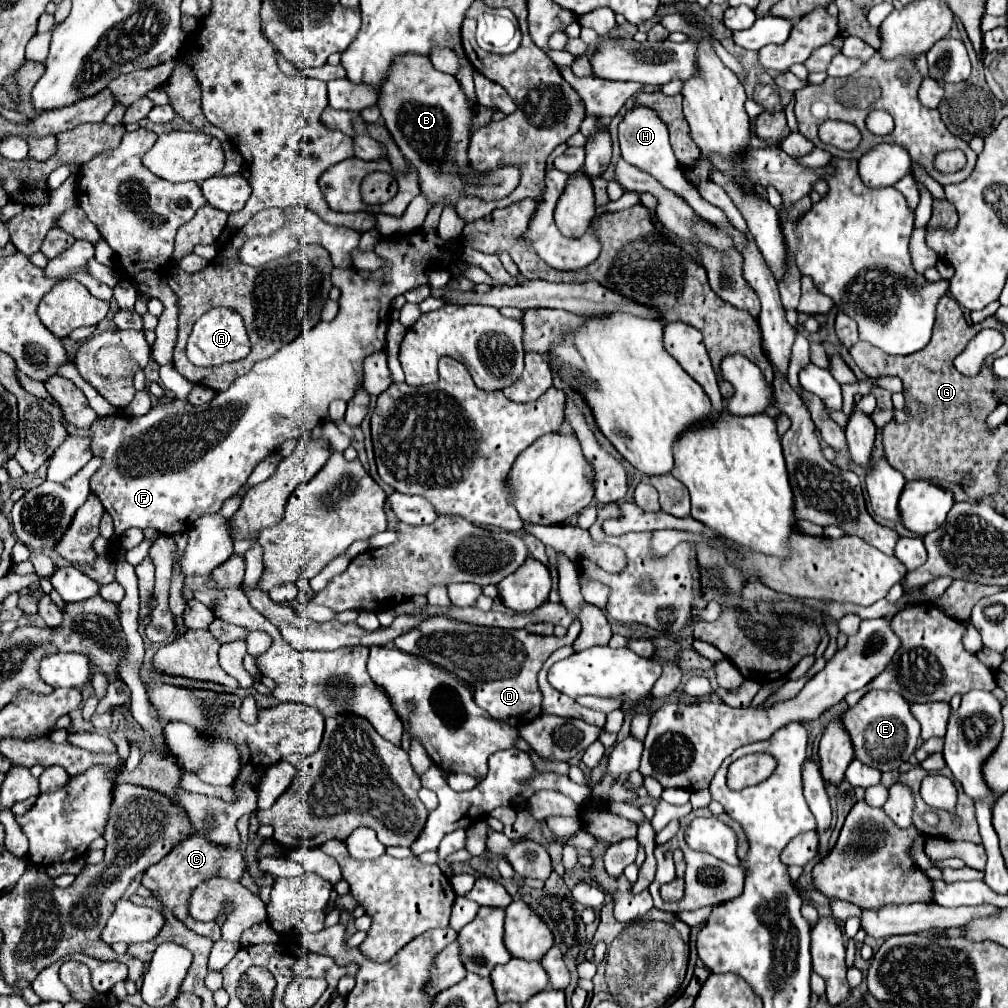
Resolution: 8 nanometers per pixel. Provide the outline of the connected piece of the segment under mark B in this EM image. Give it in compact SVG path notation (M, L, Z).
M410 53L410 55L398 55L392 61L388 69L388 77L384 79L382 85L384 87L380 87L378 107L382 111L384 125L390 131L396 145L400 147L404 159L414 163L414 167L418 169L420 189L422 193L426 193L428 199L434 199L434 203L438 203L440 199L446 199L444 203L450 205L458 201L460 193L468 193L468 195L478 195L486 201L496 201L500 197L506 197L518 185L518 177L520 177L518 167L508 167L508 169L482 173L482 175L476 175L470 169L468 165L468 139L470 137L468 135L472 131L472 109L468 107L466 95L462 93L454 75L434 69L428 57Z

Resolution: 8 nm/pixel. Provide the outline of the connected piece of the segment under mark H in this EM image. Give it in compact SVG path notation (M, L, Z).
M636 105L636 107L632 107L630 111L626 111L626 115L622 117L622 121L620 121L620 125L618 125L618 139L620 139L622 157L624 157L630 165L636 165L638 169L650 173L650 175L656 177L664 187L668 187L668 189L676 191L678 195L682 195L684 199L688 199L690 205L692 205L704 219L720 225L722 229L724 229L724 225L726 225L726 231L730 231L730 235L734 237L736 249L738 249L740 253L744 251L744 241L742 241L744 237L740 237L740 231L736 231L736 227L730 225L730 221L726 219L726 215L724 215L718 207L714 207L714 205L710 205L708 201L704 201L704 199L700 197L698 189L684 179L684 173L682 173L678 161L676 161L674 153L672 153L670 143L668 143L668 129L666 129L664 121L660 119L660 115L658 115L654 109L644 107L644 105Z

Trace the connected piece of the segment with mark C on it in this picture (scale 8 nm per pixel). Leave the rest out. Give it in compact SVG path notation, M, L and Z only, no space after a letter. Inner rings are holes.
M194 831L192 835L184 837L160 863L148 867L142 875L142 885L148 887L150 891L158 891L160 899L164 899L164 905L168 905L172 909L172 913L178 919L184 919L184 923L188 923L188 927L197 934L208 937L216 942L220 939L220 925L216 921L196 921L190 917L188 913L188 901L192 891L202 885L204 881L208 881L210 877L224 877L224 879L234 879L240 881L244 875L244 859L242 853L236 851L236 847L218 847L216 843L212 843L210 839L206 839L204 833Z

